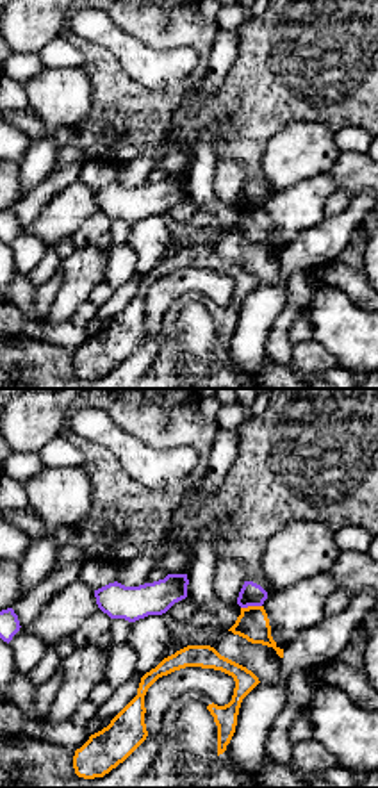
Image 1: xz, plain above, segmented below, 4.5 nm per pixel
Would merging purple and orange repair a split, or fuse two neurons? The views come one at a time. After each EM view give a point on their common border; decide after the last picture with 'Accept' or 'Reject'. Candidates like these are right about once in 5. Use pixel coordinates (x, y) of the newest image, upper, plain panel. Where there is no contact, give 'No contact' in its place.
Touches purple at (250, 205)

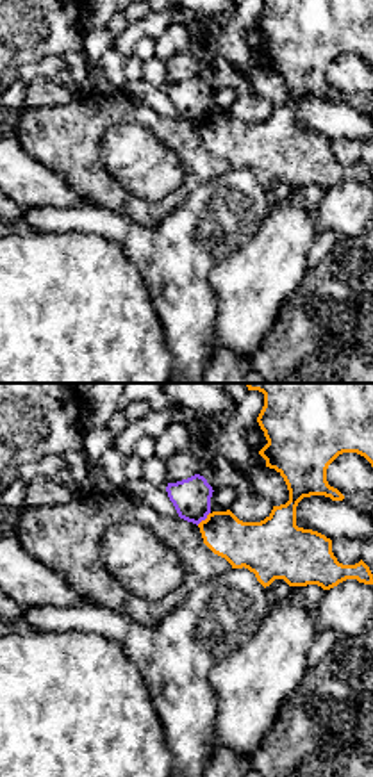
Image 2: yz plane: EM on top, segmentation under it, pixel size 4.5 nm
Touches purple at (204, 120)

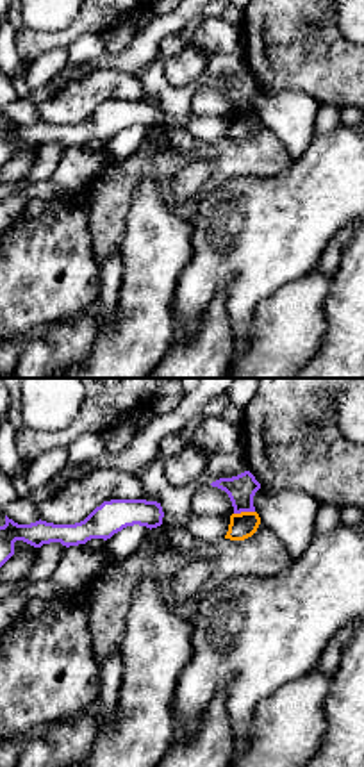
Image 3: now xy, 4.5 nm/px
Touches purple at (243, 111)

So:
Reject

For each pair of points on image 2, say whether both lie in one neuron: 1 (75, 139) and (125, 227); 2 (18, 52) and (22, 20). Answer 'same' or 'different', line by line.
1: different
2: same

